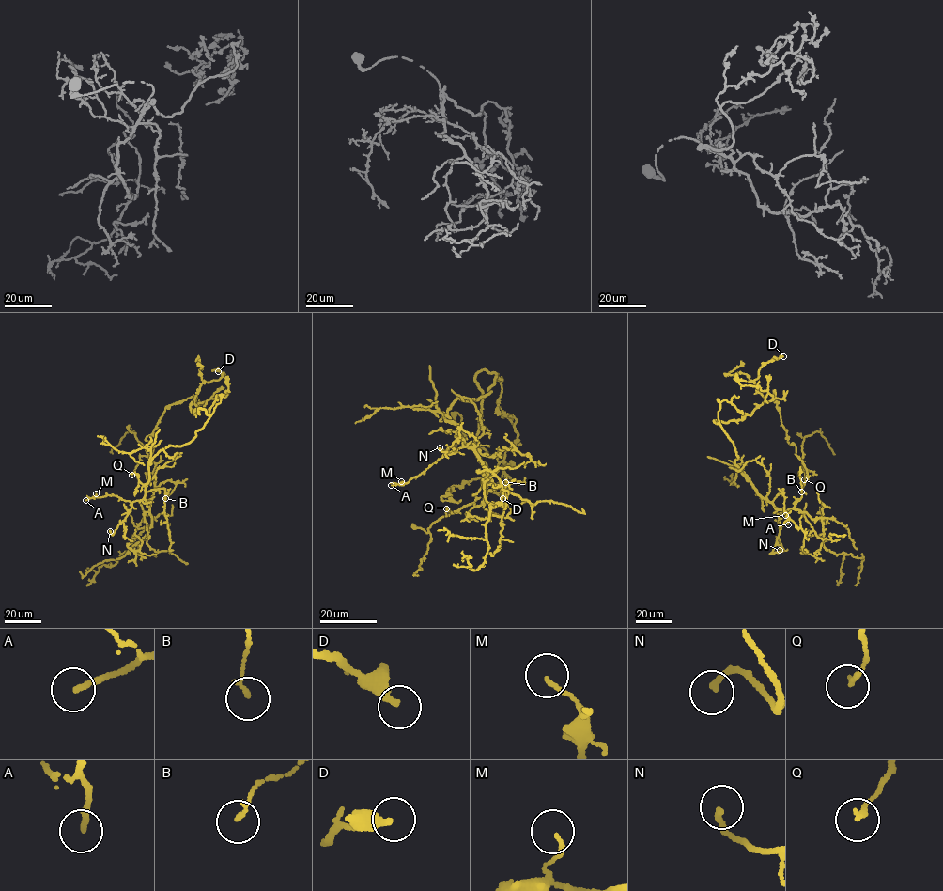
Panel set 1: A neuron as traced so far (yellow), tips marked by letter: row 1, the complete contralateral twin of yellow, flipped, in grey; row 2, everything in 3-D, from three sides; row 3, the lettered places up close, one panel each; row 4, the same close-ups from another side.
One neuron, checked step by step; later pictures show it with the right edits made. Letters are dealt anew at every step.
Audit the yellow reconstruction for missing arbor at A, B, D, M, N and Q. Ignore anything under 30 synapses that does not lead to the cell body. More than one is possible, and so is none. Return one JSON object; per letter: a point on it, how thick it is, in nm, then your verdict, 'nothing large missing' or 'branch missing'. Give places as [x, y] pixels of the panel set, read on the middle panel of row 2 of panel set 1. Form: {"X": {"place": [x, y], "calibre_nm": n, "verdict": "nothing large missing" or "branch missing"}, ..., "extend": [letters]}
{"A": {"place": [391, 485], "calibre_nm": 190, "verdict": "nothing large missing"}, "B": {"place": [505, 482], "calibre_nm": 150, "verdict": "nothing large missing"}, "D": {"place": [502, 498], "calibre_nm": 360, "verdict": "nothing large missing"}, "M": {"place": [401, 481], "calibre_nm": 120, "verdict": "nothing large missing"}, "N": {"place": [440, 447], "calibre_nm": 190, "verdict": "nothing large missing"}, "Q": {"place": [446, 508], "calibre_nm": 140, "verdict": "nothing large missing"}, "extend": []}

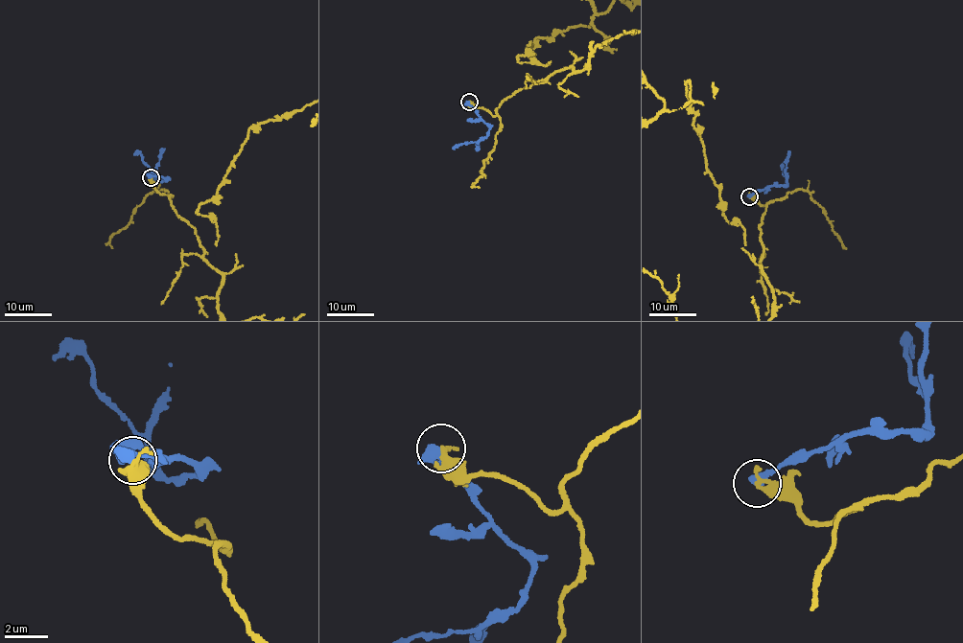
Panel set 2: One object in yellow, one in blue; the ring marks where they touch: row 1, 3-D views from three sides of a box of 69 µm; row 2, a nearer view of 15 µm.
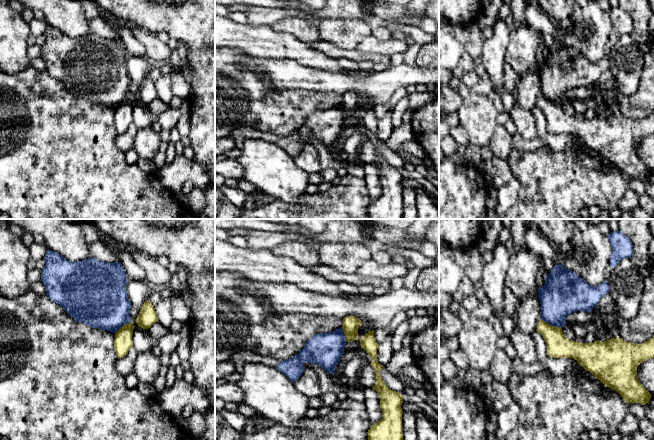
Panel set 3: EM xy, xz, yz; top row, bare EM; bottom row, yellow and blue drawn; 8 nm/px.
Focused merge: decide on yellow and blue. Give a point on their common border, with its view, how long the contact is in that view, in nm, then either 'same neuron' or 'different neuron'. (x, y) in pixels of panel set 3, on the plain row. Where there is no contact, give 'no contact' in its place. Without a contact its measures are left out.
meets yellow in yz at (551, 101); contact 190 nm long; different neuron

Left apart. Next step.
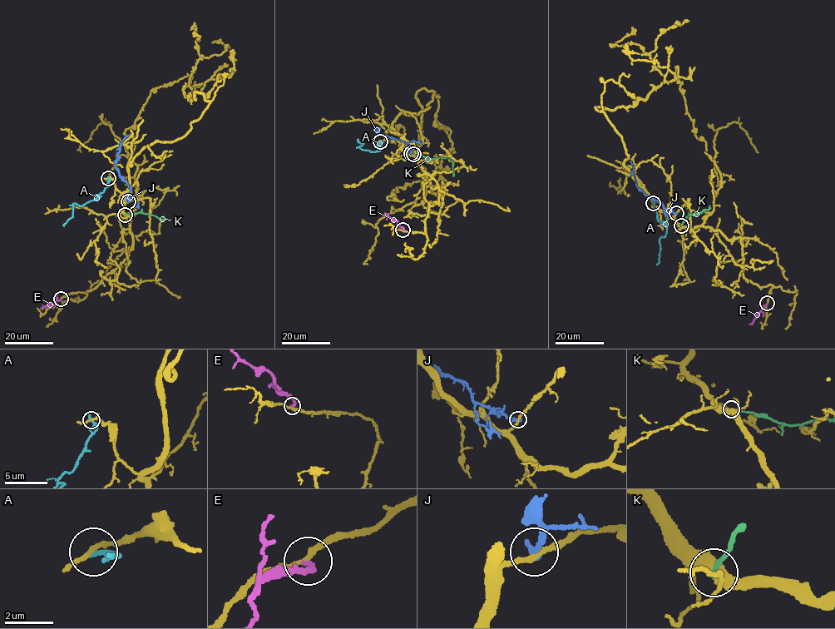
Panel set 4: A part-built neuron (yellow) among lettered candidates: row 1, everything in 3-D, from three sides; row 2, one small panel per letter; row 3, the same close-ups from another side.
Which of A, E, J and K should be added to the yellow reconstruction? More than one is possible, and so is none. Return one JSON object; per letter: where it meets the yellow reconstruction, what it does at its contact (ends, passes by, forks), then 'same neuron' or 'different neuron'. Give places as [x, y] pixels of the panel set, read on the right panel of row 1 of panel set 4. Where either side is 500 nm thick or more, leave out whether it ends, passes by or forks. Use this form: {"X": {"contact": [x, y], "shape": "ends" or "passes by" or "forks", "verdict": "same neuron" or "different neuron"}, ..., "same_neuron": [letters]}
{"A": {"contact": [653, 203], "shape": "ends", "verdict": "different neuron"}, "E": {"contact": [767, 303], "shape": "ends", "verdict": "same neuron"}, "J": {"contact": [676, 213], "shape": "ends", "verdict": "different neuron"}, "K": {"contact": [681, 225], "shape": "ends", "verdict": "different neuron"}, "same_neuron": ["E"]}

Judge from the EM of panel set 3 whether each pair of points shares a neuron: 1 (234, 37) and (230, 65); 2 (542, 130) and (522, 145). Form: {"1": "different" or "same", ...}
{"1": "different", "2": "different"}

